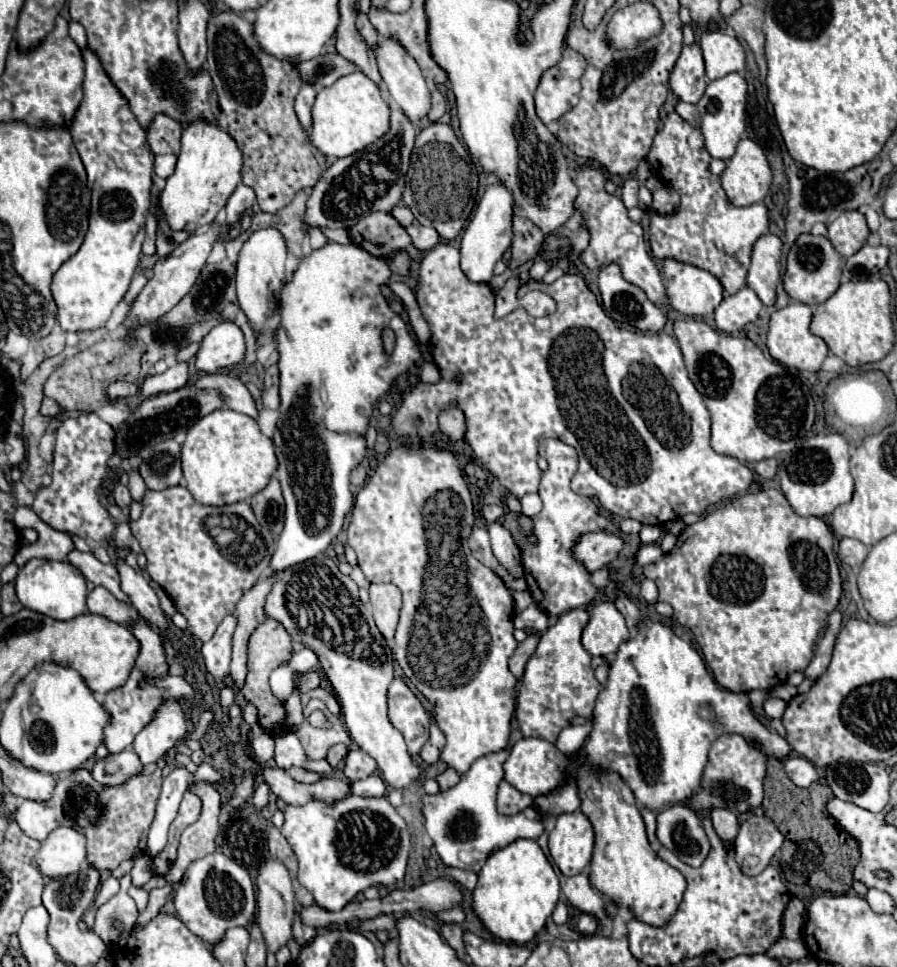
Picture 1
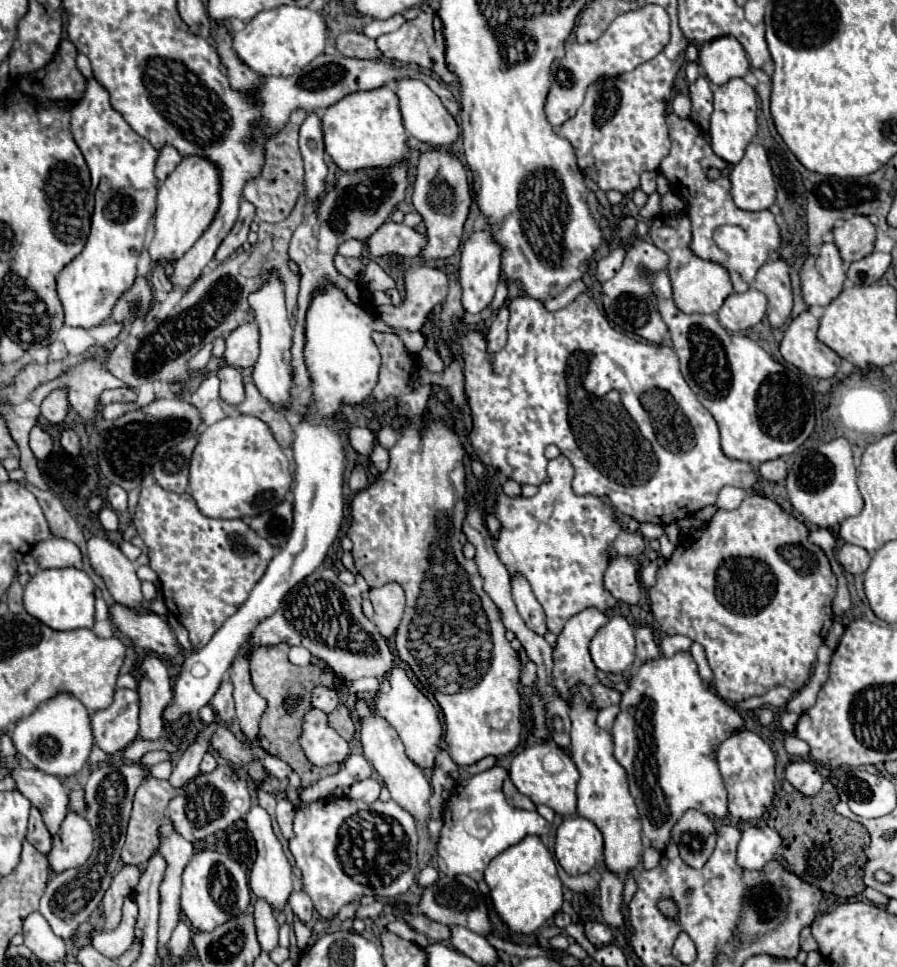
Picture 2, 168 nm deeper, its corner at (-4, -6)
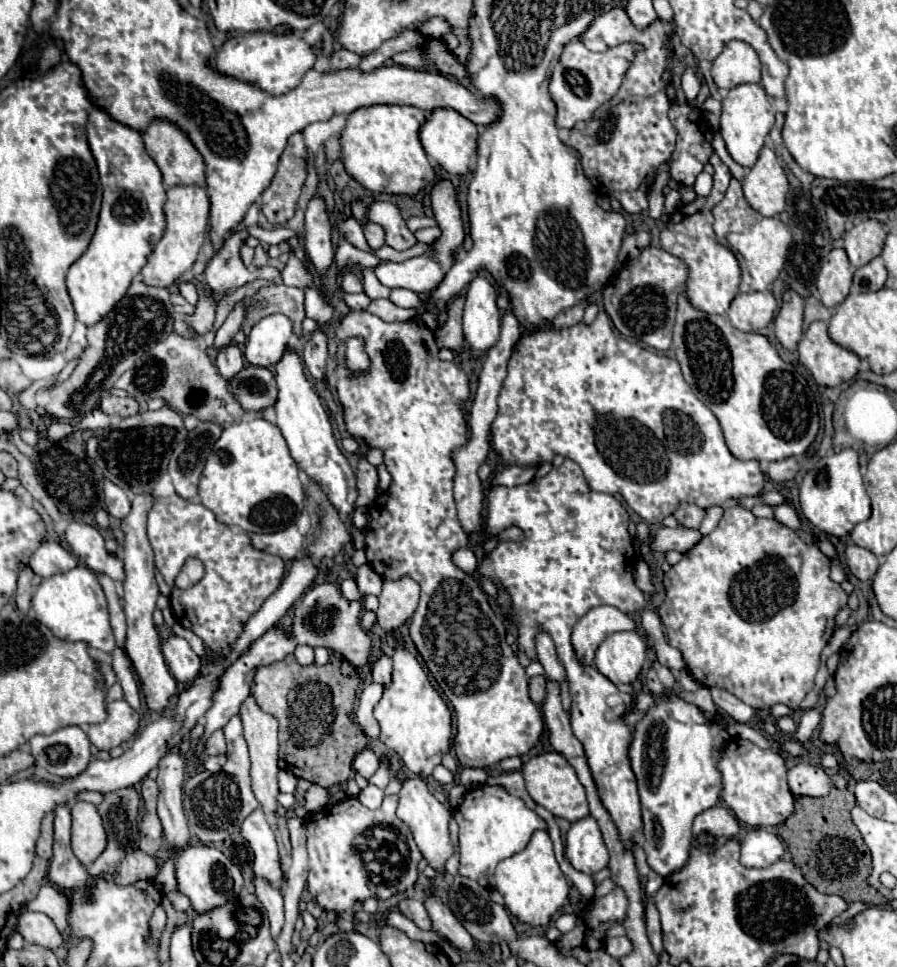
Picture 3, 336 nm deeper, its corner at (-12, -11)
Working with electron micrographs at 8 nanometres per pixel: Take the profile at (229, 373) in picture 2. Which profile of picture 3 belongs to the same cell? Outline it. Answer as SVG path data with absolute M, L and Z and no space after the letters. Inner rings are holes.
M231 340L225 348L221 348L221 350L217 352L215 366L217 366L217 370L219 370L219 374L221 374L223 378L233 378L233 376L245 366L243 352L241 352L241 348L235 344L235 340Z

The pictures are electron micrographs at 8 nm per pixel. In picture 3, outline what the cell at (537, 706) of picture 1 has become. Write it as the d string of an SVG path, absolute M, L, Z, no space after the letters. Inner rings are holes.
M597 606L589 610L573 628L573 648L581 662L593 664L595 650L605 636L621 630L635 630L635 622L615 606Z

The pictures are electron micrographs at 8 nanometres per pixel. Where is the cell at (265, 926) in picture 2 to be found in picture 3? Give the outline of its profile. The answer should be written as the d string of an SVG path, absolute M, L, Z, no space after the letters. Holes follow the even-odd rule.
M255 876L255 896L259 898L259 902L265 906L267 914L269 914L269 922L271 922L271 934L273 938L279 936L281 928L283 928L283 894L279 888L273 888L269 884L269 880Z

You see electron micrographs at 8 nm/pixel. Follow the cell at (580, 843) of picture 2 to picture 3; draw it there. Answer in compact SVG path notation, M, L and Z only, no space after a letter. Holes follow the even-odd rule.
M593 816L571 824L565 840L565 858L575 870L585 874L597 874L609 864L609 852Z

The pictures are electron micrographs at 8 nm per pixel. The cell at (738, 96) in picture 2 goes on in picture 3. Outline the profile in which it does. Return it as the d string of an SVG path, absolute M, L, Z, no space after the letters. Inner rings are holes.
M741 84L729 90L727 98L723 100L723 114L721 114L721 136L727 144L727 150L731 158L745 166L751 168L757 162L759 150L765 144L765 138L769 130L775 124L775 112L773 106L767 98L767 92L759 84Z

